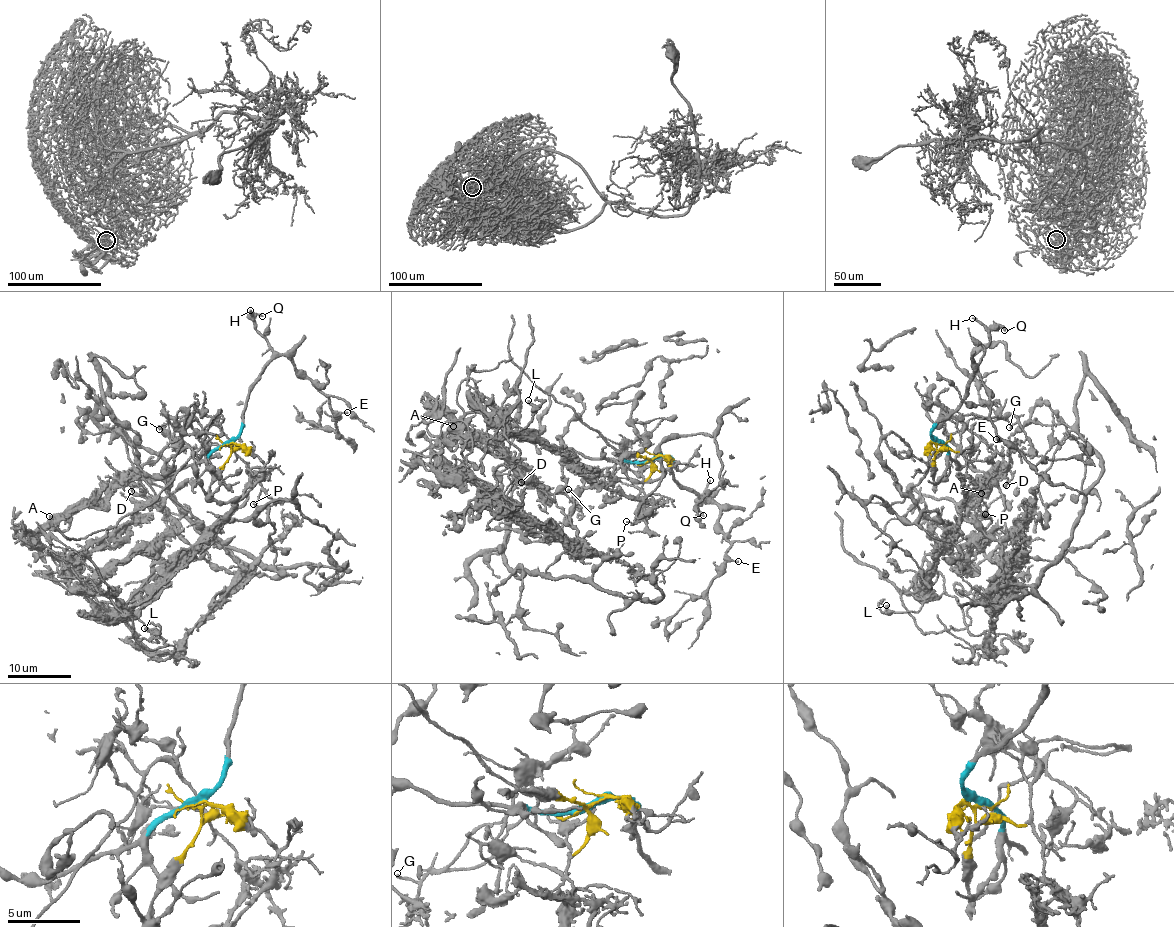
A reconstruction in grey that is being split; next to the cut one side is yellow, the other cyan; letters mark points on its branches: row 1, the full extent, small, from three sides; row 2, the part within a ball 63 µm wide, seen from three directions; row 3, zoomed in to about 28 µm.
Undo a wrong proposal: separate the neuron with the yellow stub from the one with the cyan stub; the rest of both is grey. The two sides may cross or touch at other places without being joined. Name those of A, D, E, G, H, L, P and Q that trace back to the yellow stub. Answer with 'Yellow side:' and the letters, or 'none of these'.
Yellow side: A, D, G, L, P

